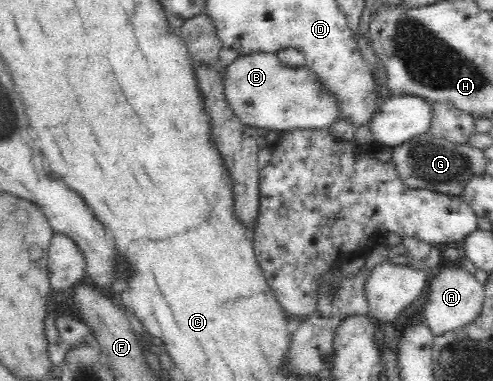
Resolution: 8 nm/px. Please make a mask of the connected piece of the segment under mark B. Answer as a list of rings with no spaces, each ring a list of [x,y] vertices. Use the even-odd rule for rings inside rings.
[[[257,51],[240,55],[223,68],[223,71],[225,100],[235,116],[247,126],[267,131],[328,129],[331,124],[339,120],[338,102],[326,90],[320,88],[315,73],[306,66],[293,68],[281,64],[277,53]]]

